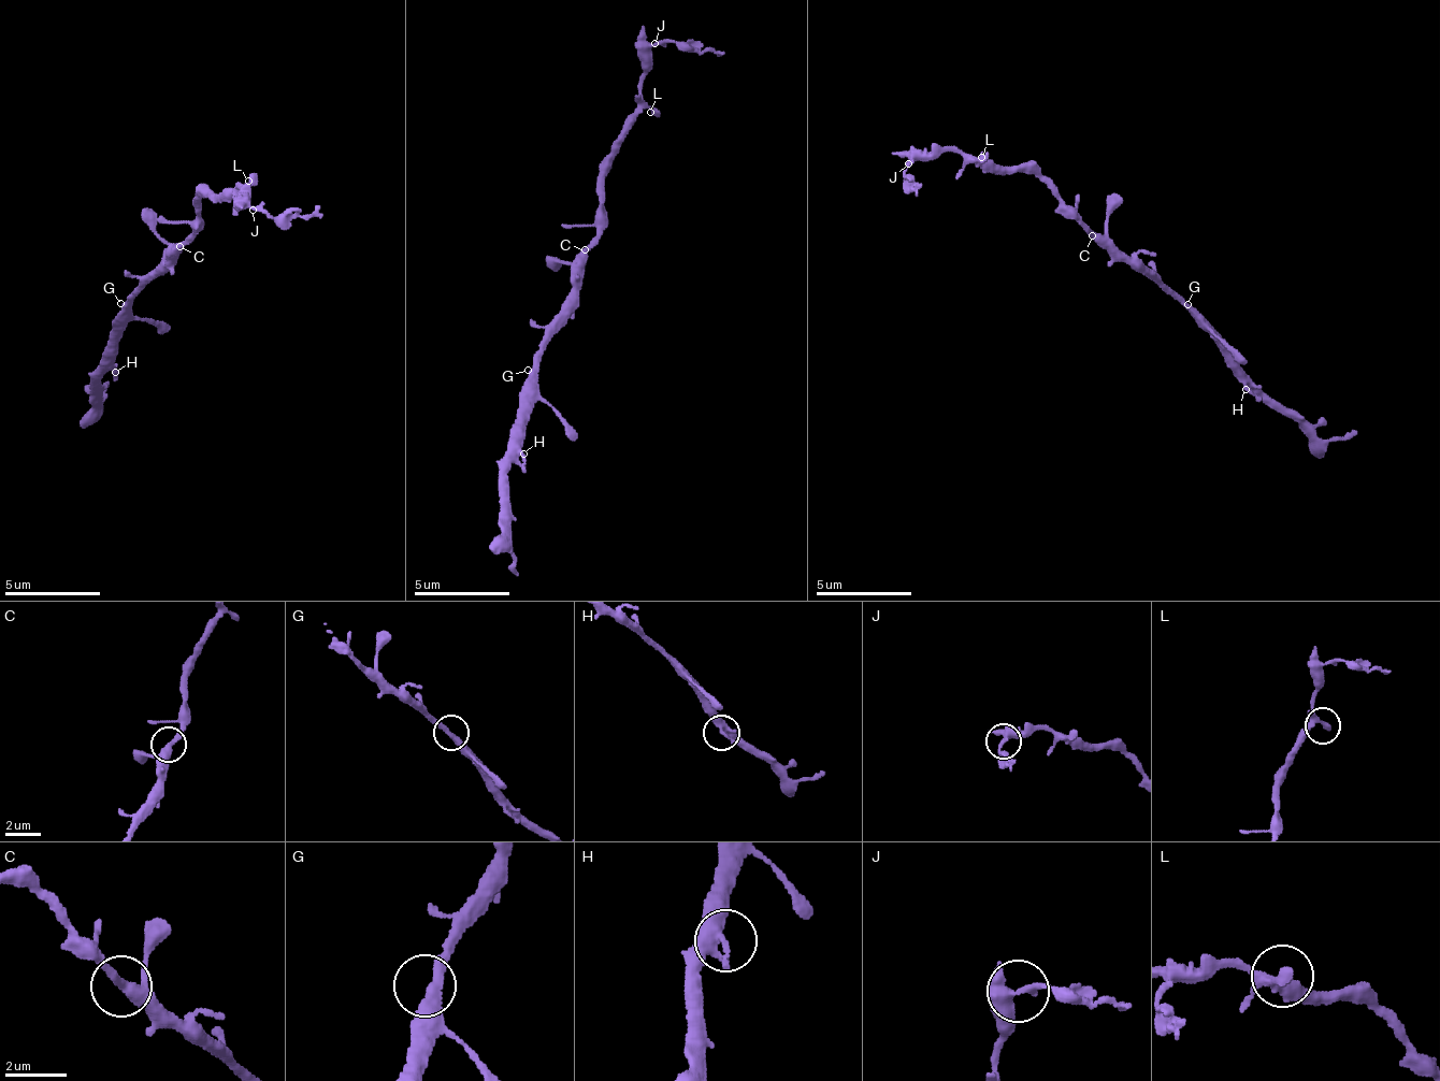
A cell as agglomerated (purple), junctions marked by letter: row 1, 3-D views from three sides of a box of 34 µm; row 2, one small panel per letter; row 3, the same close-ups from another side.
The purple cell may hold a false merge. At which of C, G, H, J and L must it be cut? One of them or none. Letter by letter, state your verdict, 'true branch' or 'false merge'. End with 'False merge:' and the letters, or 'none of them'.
C: true branch
G: true branch
H: true branch
J: false merge
L: true branch
False merge: J

